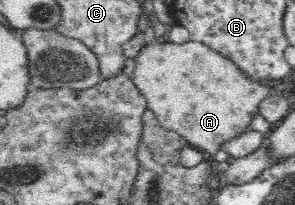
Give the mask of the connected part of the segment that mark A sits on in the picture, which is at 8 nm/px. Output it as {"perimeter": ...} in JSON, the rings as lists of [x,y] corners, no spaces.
{"perimeter":[[[155,40],[152,43],[145,43],[145,45],[142,45],[141,49],[135,56],[135,69],[133,69],[132,80],[133,86],[137,88],[139,94],[145,98],[147,109],[151,109],[151,111],[153,111],[155,119],[159,121],[163,129],[176,131],[187,140],[189,146],[195,147],[201,151],[207,151],[212,156],[221,150],[220,145],[224,141],[230,140],[232,137],[238,136],[239,134],[249,130],[249,123],[251,123],[251,119],[253,119],[253,117],[255,117],[258,113],[257,104],[261,100],[265,99],[265,97],[269,97],[272,93],[268,87],[262,85],[260,82],[253,81],[252,79],[245,77],[233,65],[233,63],[231,63],[228,59],[225,59],[222,55],[219,55],[216,51],[213,51],[210,47],[191,40],[183,44],[177,44],[171,41],[161,43],[160,41]]]}

